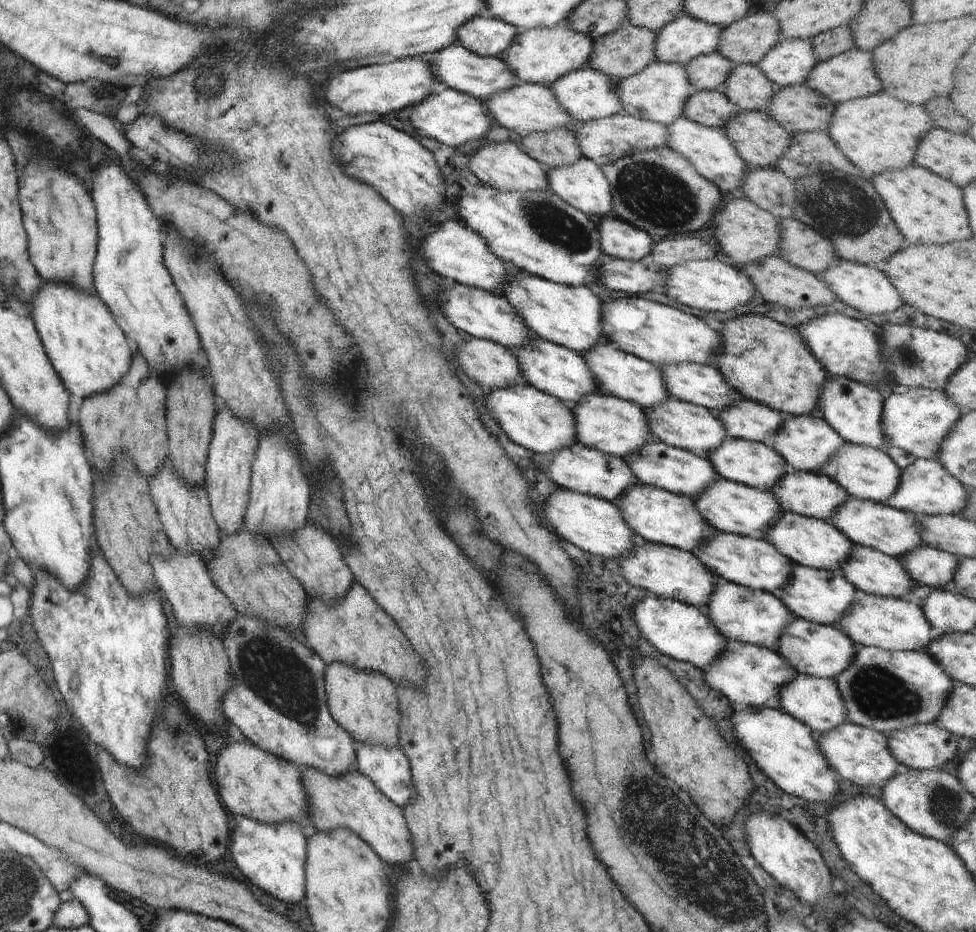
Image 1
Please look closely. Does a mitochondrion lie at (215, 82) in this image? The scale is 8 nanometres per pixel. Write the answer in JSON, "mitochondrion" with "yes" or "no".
{"mitochondrion":"yes"}

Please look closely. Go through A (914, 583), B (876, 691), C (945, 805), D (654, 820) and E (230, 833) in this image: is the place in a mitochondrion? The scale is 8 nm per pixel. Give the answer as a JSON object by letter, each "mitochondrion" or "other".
{"A":"other","B":"mitochondrion","C":"mitochondrion","D":"mitochondrion","E":"other"}

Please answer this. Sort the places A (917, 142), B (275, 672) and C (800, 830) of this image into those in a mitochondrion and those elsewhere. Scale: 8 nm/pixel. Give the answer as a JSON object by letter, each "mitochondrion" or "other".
{"A":"other","B":"mitochondrion","C":"other"}

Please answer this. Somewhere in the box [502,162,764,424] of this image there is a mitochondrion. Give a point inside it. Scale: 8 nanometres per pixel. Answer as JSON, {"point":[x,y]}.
{"point":[552,223]}

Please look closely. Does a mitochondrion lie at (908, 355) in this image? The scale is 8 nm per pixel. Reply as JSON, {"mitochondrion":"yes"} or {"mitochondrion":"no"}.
{"mitochondrion":"yes"}

